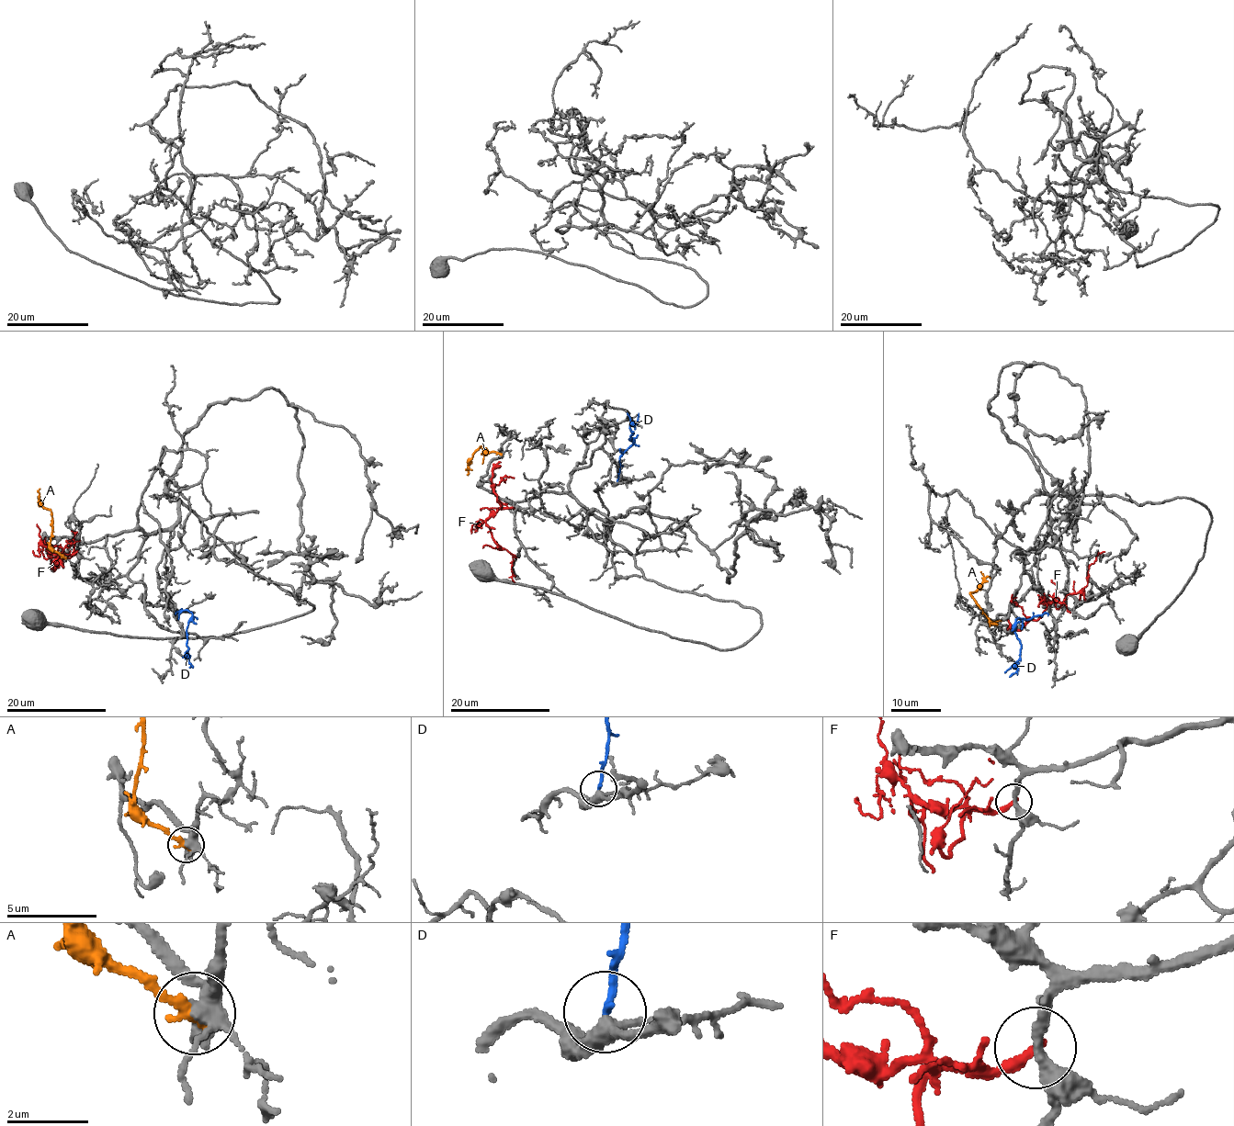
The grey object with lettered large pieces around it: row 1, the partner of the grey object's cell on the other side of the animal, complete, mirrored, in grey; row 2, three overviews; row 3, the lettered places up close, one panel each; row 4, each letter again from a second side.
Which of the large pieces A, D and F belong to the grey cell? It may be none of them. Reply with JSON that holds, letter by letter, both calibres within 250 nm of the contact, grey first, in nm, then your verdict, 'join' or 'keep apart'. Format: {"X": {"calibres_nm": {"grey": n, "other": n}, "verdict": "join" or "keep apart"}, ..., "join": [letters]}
{"A": {"calibres_nm": {"grey": 380, "other": 280}, "verdict": "keep apart"}, "D": {"calibres_nm": {"grey": 280, "other": 170}, "verdict": "join"}, "F": {"calibres_nm": {"grey": 240, "other": 240}, "verdict": "keep apart"}, "join": ["D"]}

